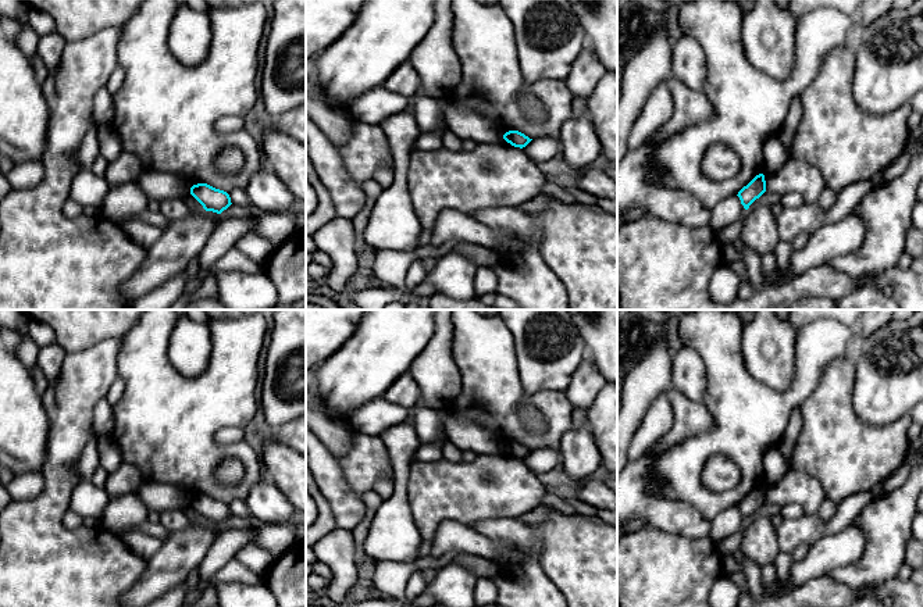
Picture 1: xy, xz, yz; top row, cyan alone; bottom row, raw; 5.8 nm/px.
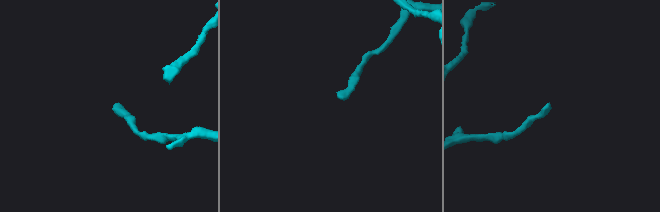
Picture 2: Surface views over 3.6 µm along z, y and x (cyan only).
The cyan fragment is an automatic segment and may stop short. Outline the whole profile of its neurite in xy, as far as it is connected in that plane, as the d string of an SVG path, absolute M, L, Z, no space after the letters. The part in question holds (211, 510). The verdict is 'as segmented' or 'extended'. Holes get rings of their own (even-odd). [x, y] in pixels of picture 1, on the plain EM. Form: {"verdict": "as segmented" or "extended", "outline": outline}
{"verdict": "as segmented", "outline": "M197 494L190 499L190 506L203 517L206 522L221 525L232 514L227 503L215 500L207 494Z"}

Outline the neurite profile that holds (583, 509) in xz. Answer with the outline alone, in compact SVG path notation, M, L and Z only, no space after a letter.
M575 497L562 499L562 500L567 500L574 507L578 515L588 517L588 518L598 517L596 508L594 506L589 506Z

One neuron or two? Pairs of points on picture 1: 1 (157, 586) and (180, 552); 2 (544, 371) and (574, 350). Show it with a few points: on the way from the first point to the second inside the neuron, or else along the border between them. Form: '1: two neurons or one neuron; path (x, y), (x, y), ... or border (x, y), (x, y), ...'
1: one neuron; path (159, 578), (175, 560)
2: one neuron; path (551, 364), (567, 352)

